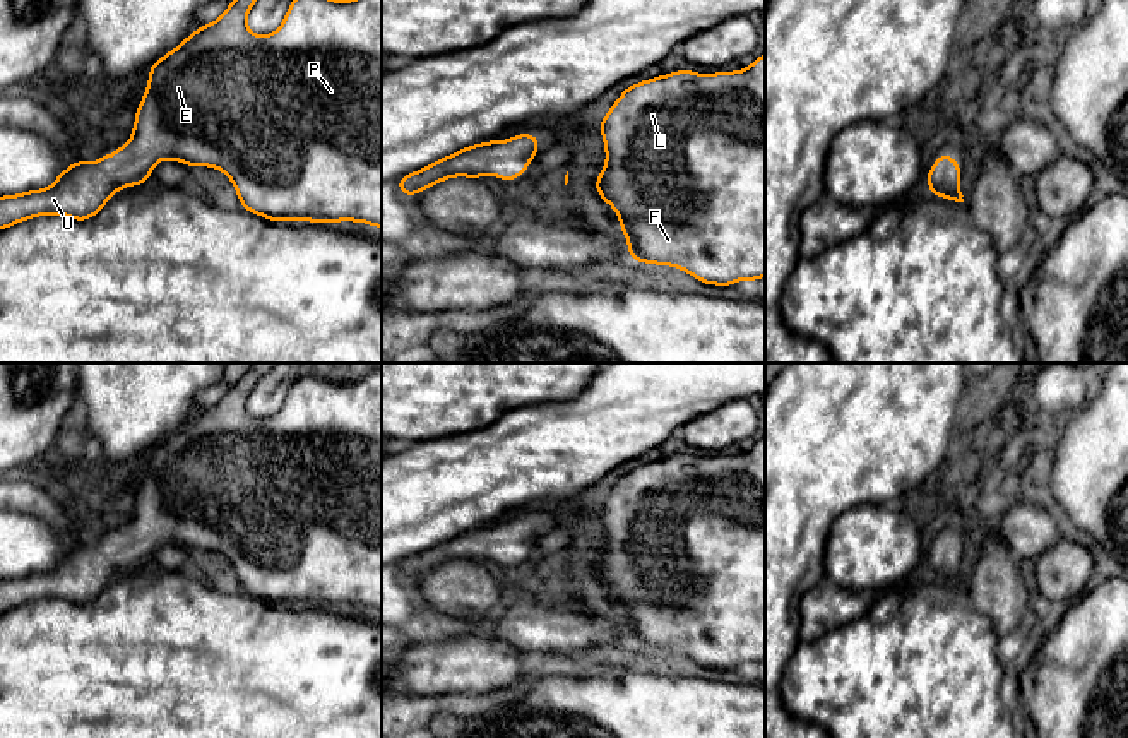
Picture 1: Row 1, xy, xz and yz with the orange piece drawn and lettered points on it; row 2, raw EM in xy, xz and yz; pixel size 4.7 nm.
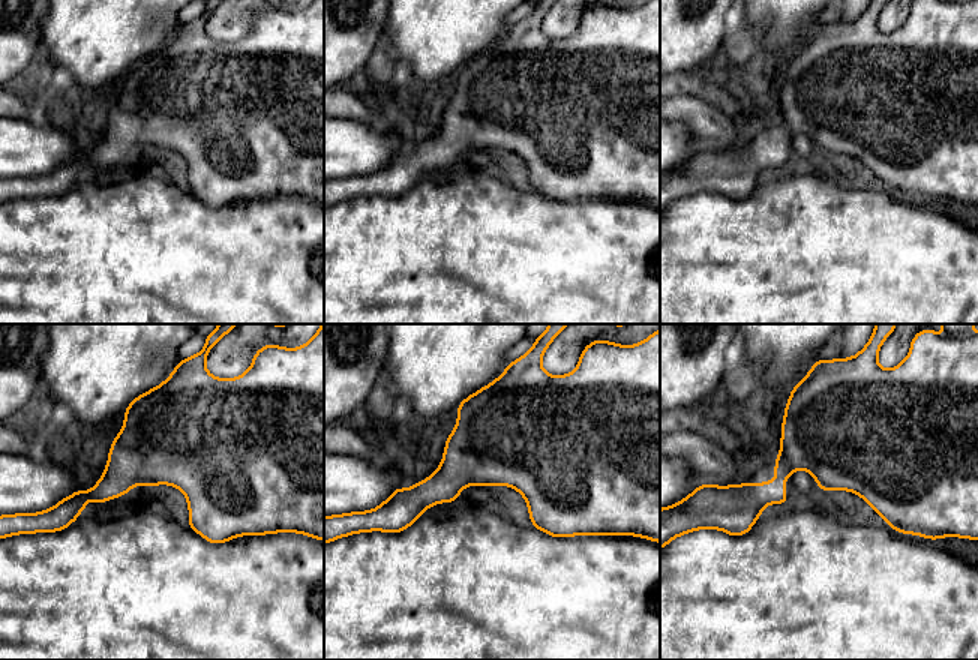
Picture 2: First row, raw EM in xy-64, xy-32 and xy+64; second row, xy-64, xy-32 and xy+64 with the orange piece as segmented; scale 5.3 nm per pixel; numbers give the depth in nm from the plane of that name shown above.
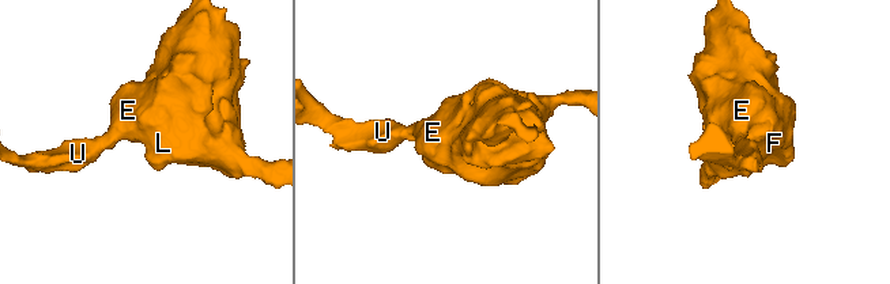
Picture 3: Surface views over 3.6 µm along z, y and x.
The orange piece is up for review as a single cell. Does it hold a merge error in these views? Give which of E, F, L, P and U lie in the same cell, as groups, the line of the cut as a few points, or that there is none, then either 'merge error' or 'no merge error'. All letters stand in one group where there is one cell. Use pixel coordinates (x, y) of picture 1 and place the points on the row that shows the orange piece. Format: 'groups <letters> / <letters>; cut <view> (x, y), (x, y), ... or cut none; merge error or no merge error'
groups E F L P U; cut none; no merge error

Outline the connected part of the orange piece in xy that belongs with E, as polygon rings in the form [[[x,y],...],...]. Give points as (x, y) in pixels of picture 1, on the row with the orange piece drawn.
[[[233,0],[211,24],[200,26],[181,45],[156,60],[149,68],[149,82],[137,108],[130,140],[111,156],[96,163],[74,161],[55,183],[41,190],[0,197],[0,229],[36,216],[67,216],[74,221],[94,217],[120,188],[149,183],[151,171],[163,159],[175,159],[187,166],[209,166],[221,170],[235,185],[241,209],[269,221],[366,223],[382,229],[382,0],[293,0],[281,27],[270,34],[257,36],[246,27],[246,15],[257,0]]]

